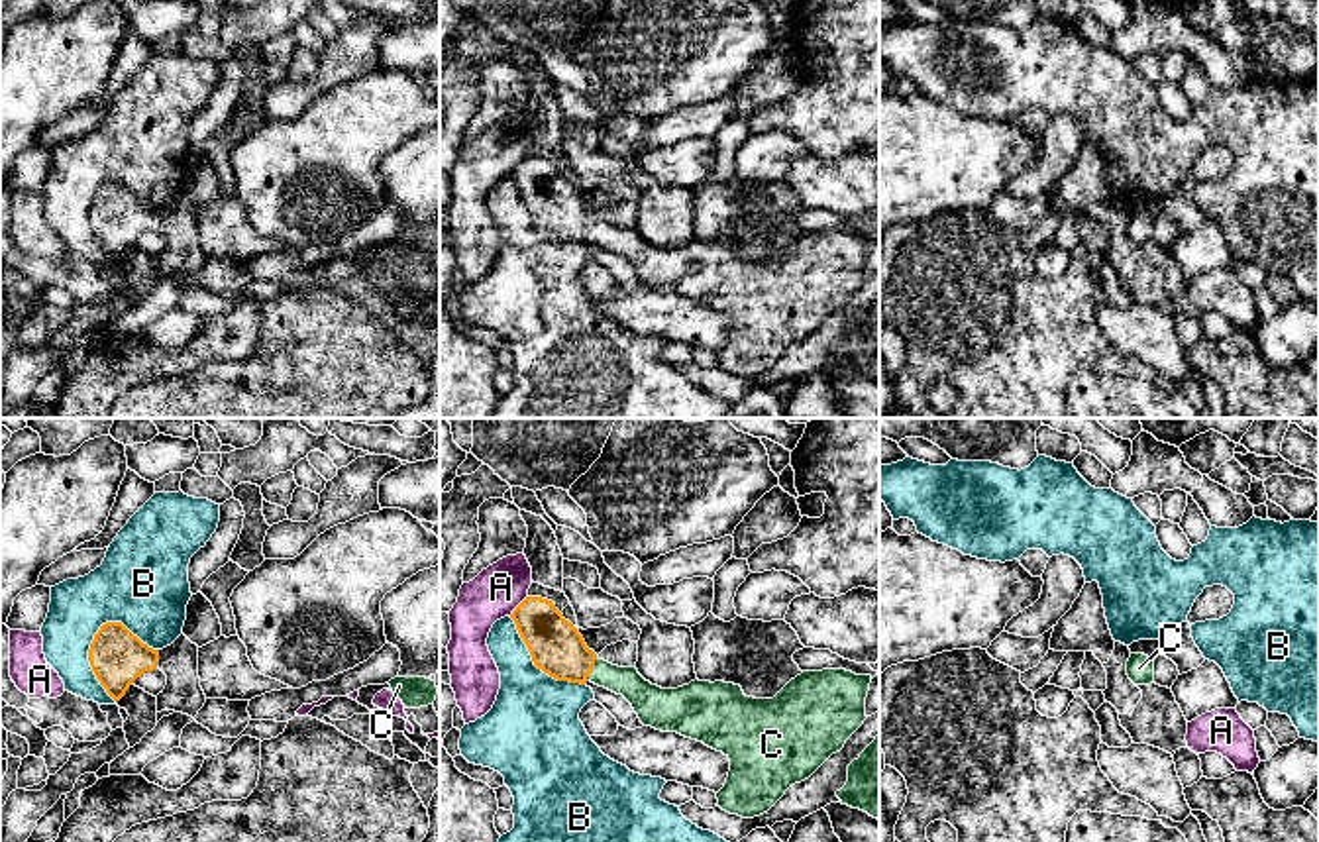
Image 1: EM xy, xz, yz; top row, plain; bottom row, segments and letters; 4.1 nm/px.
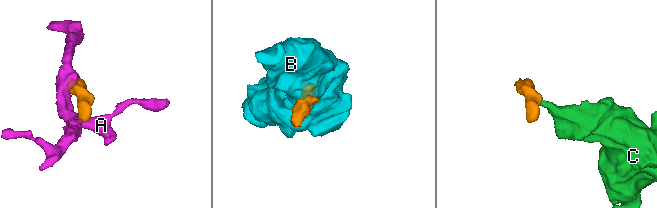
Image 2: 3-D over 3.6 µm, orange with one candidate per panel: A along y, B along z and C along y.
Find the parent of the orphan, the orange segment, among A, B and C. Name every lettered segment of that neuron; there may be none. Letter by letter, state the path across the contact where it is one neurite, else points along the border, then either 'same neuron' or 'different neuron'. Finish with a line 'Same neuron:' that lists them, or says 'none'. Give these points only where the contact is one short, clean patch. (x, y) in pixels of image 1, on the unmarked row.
A: border xz (527, 156), (509, 175); different neuron
B: different neuron
C: way xz (556, 207), (570, 220), (591, 230), (631, 244), (644, 258); same neuron
Same neuron: C

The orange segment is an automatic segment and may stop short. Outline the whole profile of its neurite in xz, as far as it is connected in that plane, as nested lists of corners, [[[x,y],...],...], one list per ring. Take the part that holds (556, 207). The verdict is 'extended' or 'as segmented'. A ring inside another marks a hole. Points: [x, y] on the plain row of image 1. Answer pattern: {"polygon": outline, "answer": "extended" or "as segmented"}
{"polygon": [[[526,157],[510,175],[538,230],[557,241],[587,241],[622,255],[644,287],[677,292],[722,312],[730,320],[718,367],[742,379],[767,373],[785,351],[809,340],[864,285],[871,236],[846,230],[803,232],[773,259],[746,257],[740,245],[724,241],[691,241],[677,249],[661,249],[646,241],[636,228],[618,228],[599,220],[579,190],[563,179],[555,165],[542,157]]], "answer": "extended"}

